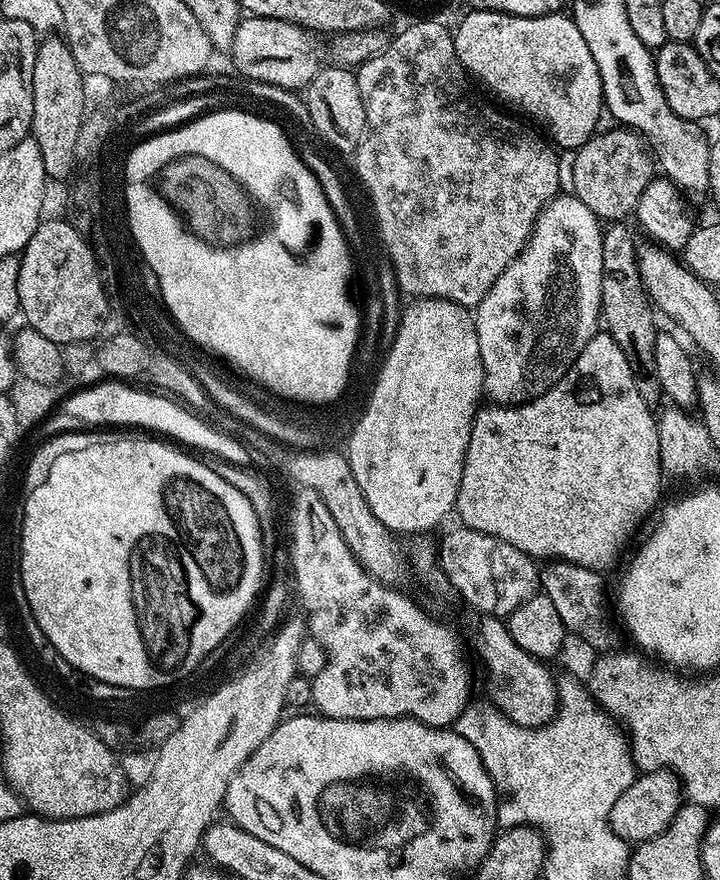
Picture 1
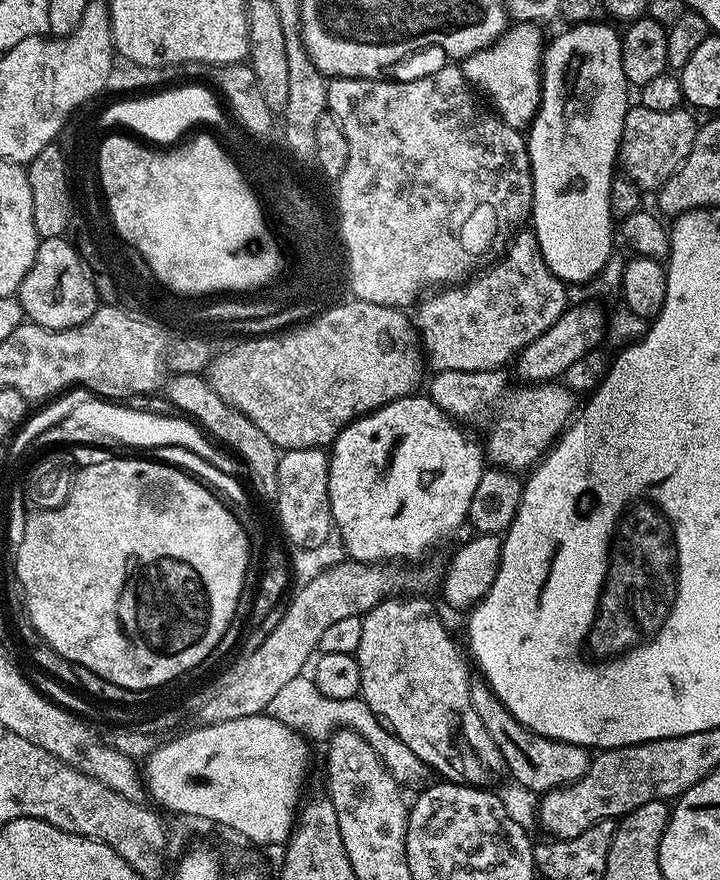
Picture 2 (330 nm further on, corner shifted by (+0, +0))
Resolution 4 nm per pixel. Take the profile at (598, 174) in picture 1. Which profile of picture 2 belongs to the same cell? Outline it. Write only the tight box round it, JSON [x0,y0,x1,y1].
[618,107,698,190]

